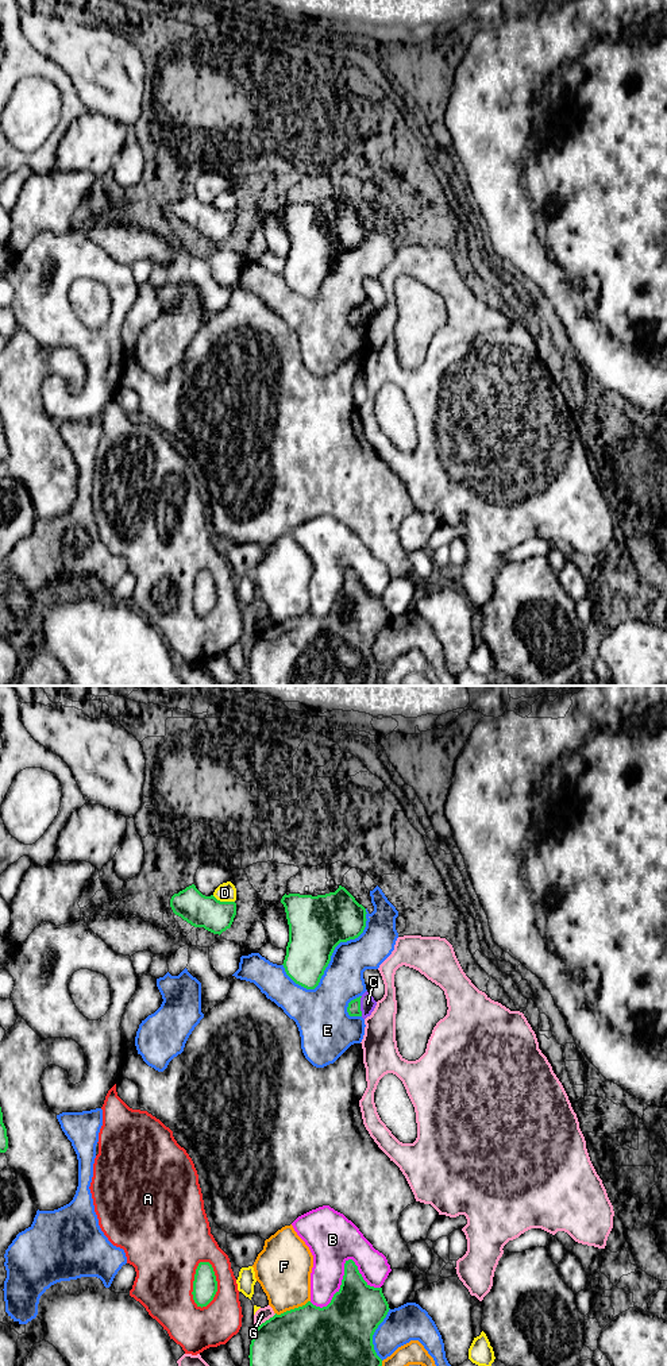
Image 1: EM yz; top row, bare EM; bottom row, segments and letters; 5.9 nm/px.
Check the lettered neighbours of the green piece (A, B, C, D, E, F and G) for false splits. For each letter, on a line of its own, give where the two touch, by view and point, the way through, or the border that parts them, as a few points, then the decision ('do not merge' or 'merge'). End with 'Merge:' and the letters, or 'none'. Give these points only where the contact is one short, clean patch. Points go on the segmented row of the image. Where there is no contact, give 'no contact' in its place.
A: yz (216, 1285) | do not merge
B: yz (344, 1272) | do not merge
C: yz (359, 1006) | do not merge
D: yz (223, 902) | do not merge
E: yz (330, 957) | do not merge
F: yz (292, 1309) | do not merge
G: yz (266, 1320) | do not merge
Merge: none

